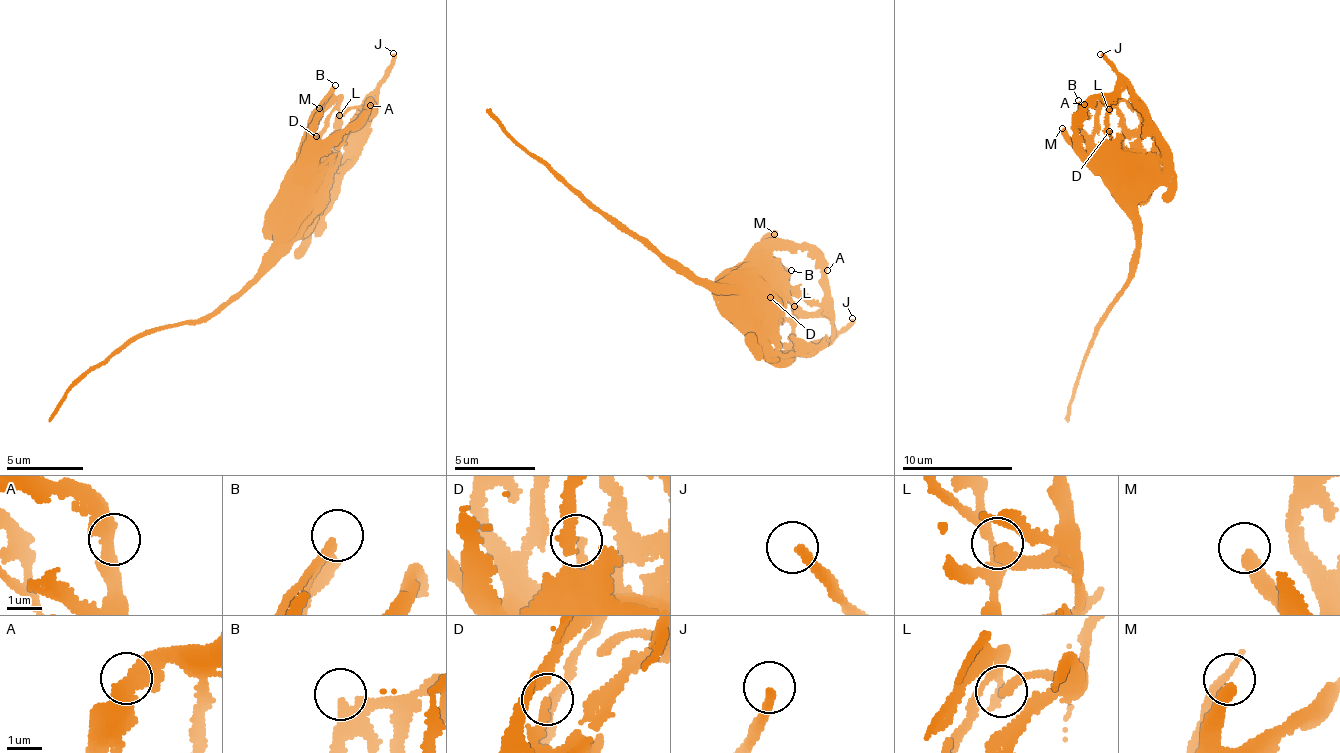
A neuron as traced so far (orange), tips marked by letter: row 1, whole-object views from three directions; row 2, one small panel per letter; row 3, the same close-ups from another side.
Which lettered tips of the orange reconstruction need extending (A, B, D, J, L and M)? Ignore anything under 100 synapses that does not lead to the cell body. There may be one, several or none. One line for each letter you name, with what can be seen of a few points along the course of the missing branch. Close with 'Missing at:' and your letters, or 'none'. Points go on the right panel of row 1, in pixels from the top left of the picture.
Missing at: none

